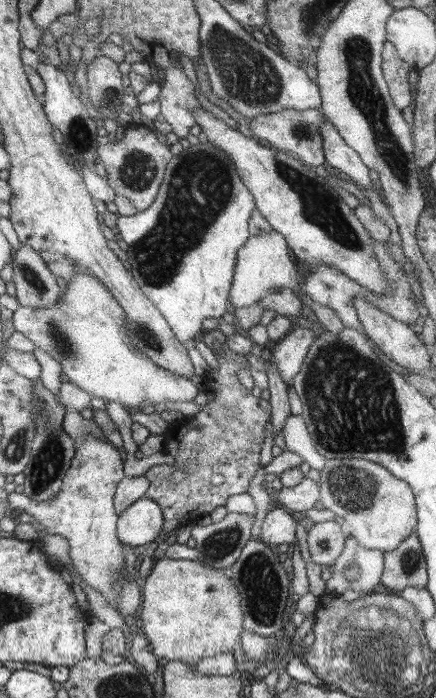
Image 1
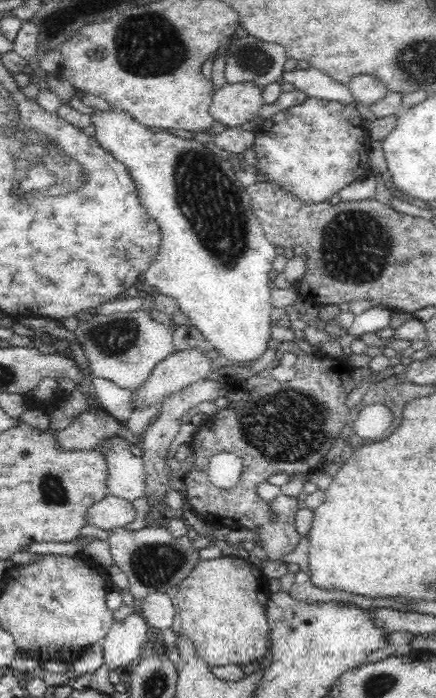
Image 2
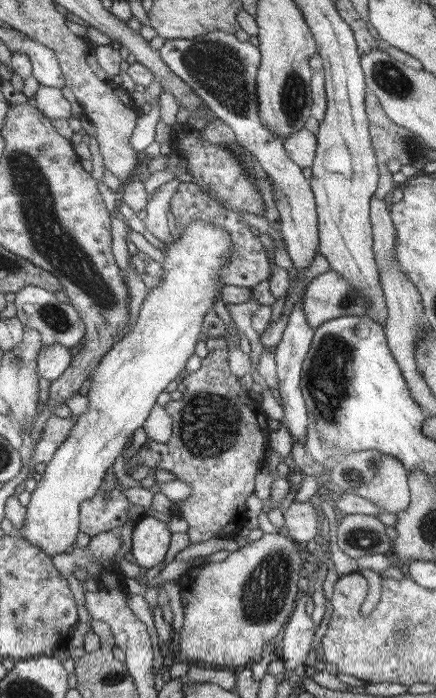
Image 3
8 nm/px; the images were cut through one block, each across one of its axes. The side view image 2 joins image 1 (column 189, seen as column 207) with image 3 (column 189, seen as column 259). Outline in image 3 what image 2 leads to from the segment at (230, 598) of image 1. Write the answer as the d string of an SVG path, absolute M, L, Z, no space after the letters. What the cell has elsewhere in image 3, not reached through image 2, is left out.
M285 531L277 533L264 533L263 536L255 541L249 542L243 548L239 548L236 552L230 553L229 557L223 562L206 562L202 565L189 568L183 577L180 577L180 596L183 604L184 625L178 632L178 656L186 663L197 664L199 666L213 666L215 668L235 668L243 669L251 663L260 660L262 648L266 646L268 640L272 640L274 636L280 636L278 632L284 628L284 624L288 622L288 616L294 612L294 600L296 600L296 592L298 592L298 574L302 568L302 558L300 558L300 550L296 548L296 544L290 540L290 536Z

